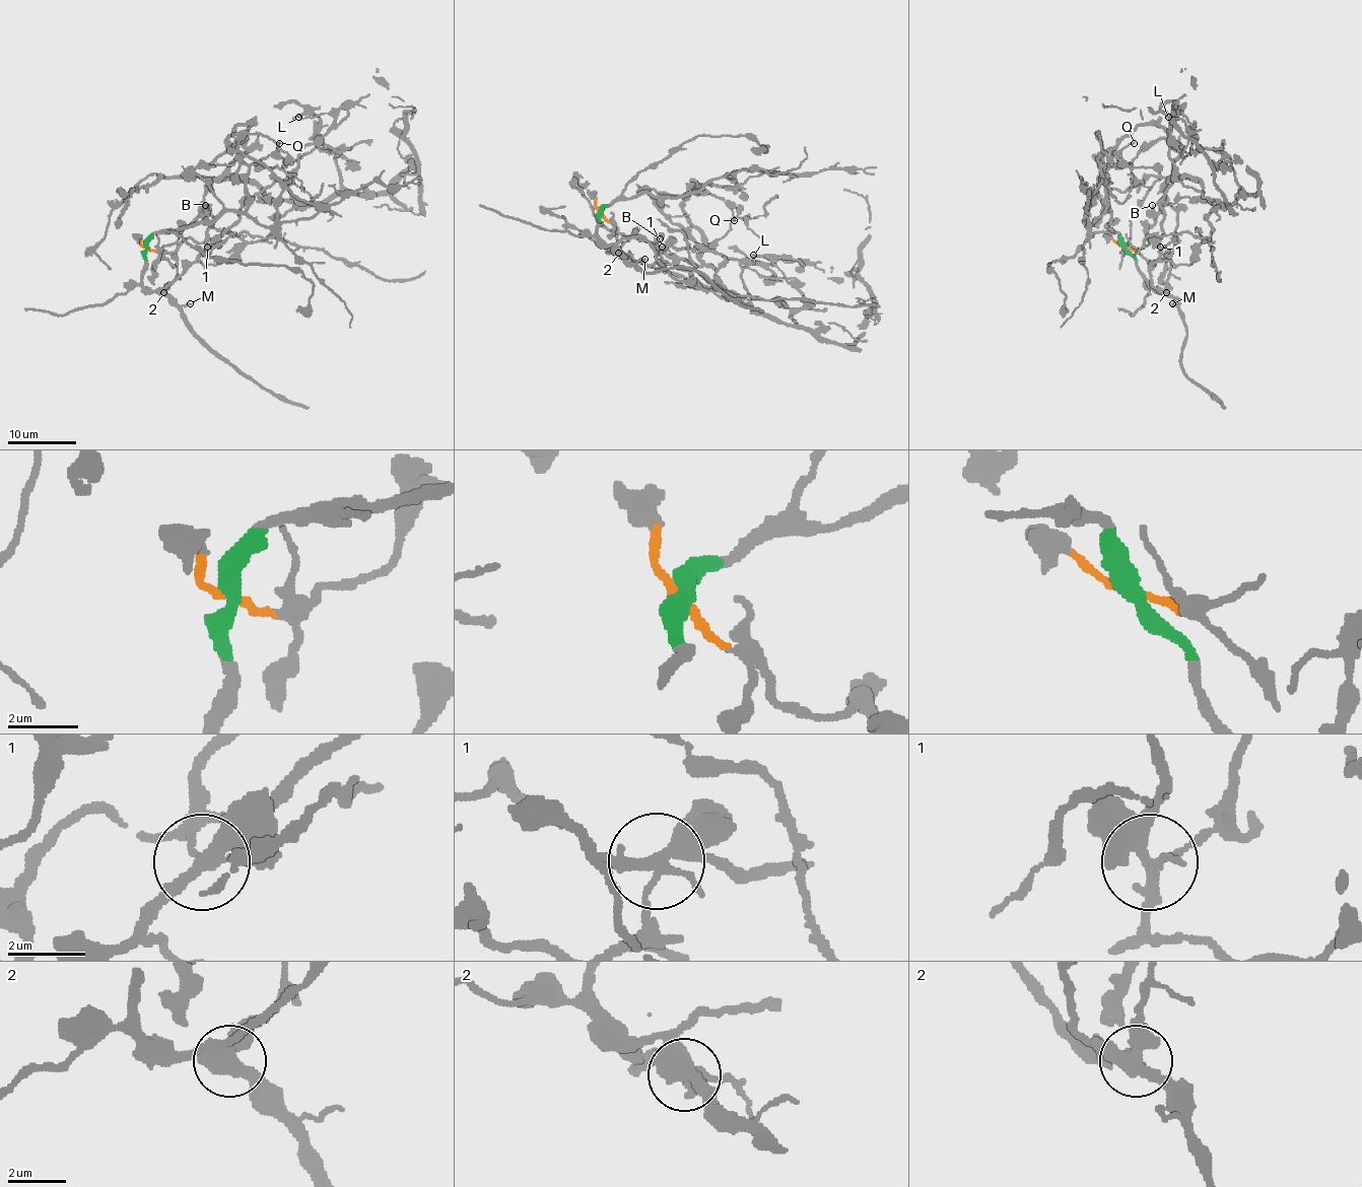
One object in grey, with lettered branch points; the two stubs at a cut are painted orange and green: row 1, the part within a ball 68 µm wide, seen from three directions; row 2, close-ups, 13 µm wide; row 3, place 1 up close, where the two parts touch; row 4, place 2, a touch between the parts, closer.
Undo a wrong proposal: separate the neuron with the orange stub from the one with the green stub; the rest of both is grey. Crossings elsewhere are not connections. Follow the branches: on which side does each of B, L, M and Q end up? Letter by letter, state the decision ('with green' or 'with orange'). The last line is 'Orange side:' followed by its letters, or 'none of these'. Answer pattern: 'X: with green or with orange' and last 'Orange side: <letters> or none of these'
B: with orange
L: with green
M: with green
Q: with green
Orange side: B

